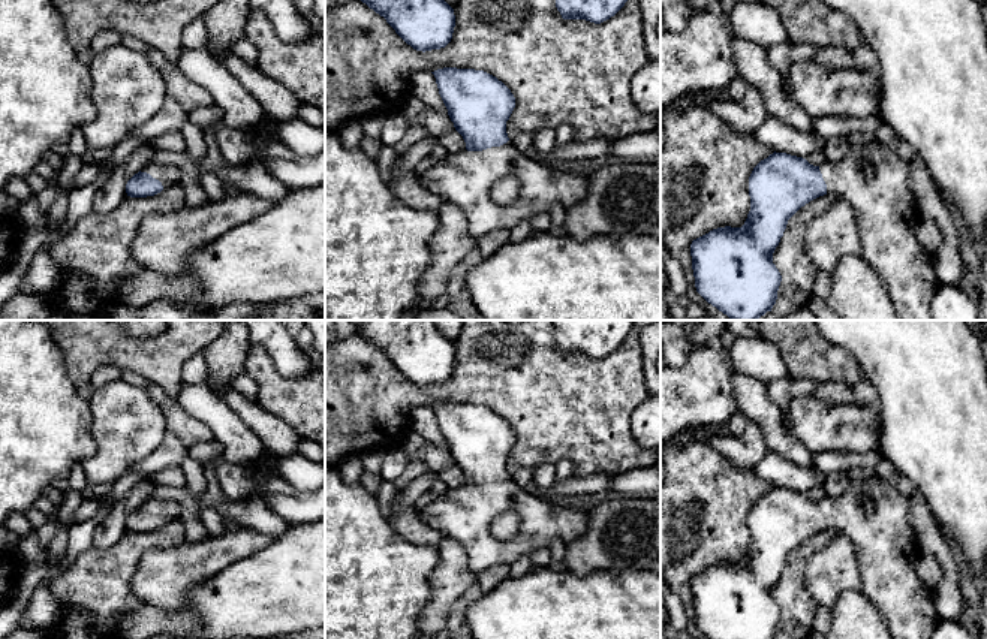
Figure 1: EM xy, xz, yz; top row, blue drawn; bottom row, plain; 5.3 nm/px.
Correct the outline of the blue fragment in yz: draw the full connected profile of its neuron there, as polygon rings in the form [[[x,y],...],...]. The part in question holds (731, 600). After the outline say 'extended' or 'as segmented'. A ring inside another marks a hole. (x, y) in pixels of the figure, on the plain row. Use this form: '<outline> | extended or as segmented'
[[[879,476],[864,486],[851,482],[839,497],[819,501],[776,486],[761,495],[749,512],[750,546],[744,560],[713,564],[690,579],[696,627],[708,639],[776,639],[782,611],[773,599],[773,588],[788,555],[801,542],[824,530],[843,534],[854,543],[861,591],[879,608],[893,639],[932,639],[941,620],[933,591],[915,570],[921,552],[909,522],[909,501]],[[863,492],[875,503],[870,512],[860,504]]] | extended

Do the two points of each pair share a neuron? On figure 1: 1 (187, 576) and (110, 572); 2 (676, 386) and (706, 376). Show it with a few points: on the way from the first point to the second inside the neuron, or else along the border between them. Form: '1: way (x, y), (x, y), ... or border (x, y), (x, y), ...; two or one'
1: border (156, 548), (132, 578), (146, 603); two
2: way (683, 386), (695, 386), (698, 383); one

